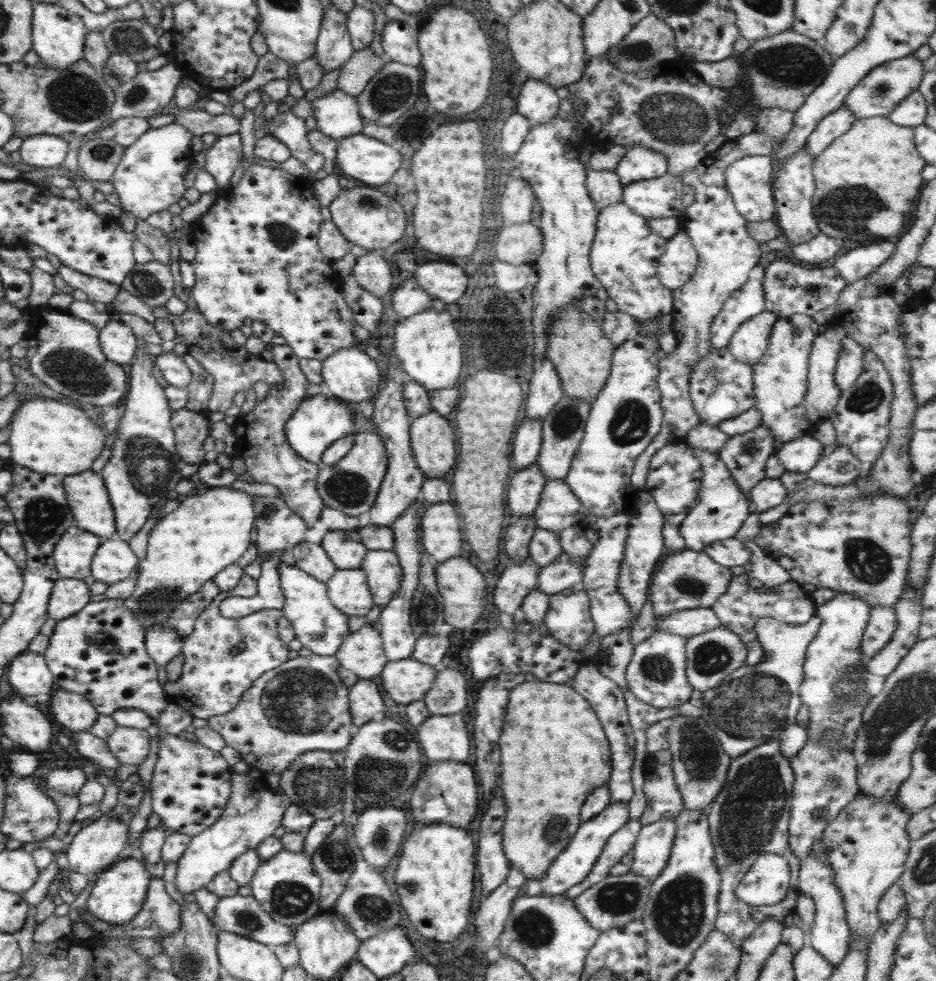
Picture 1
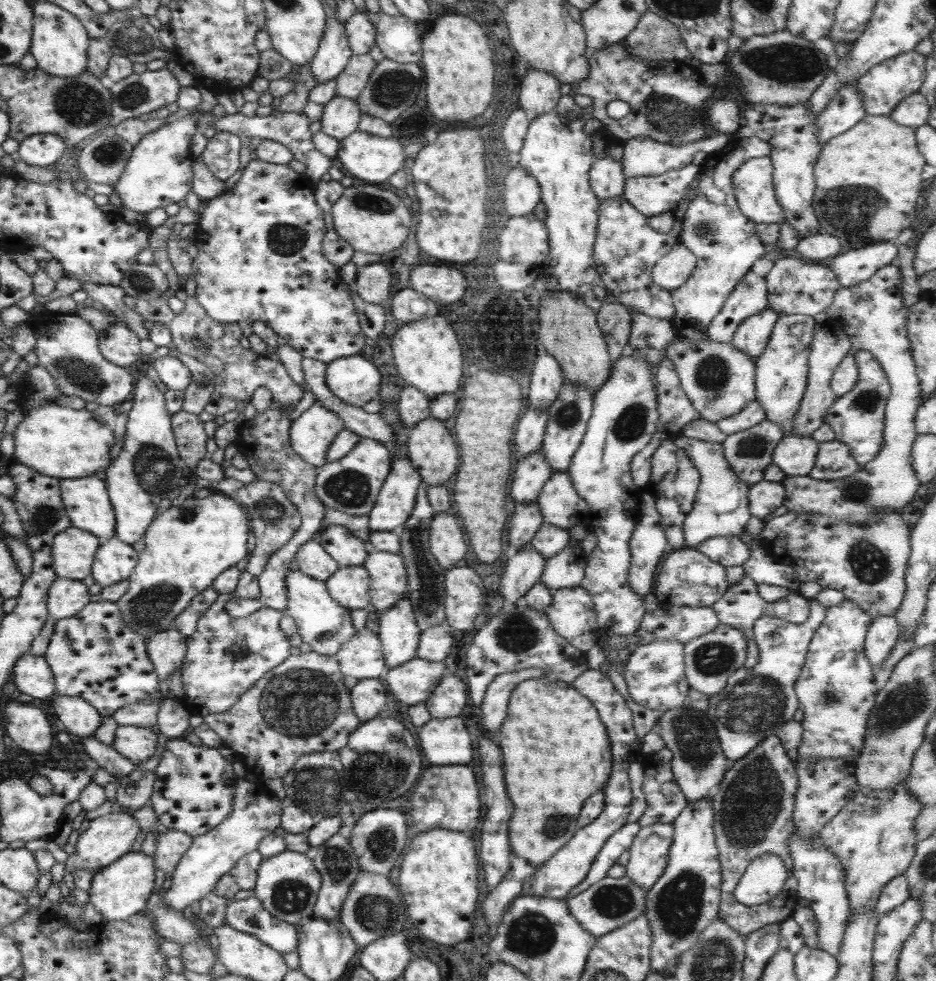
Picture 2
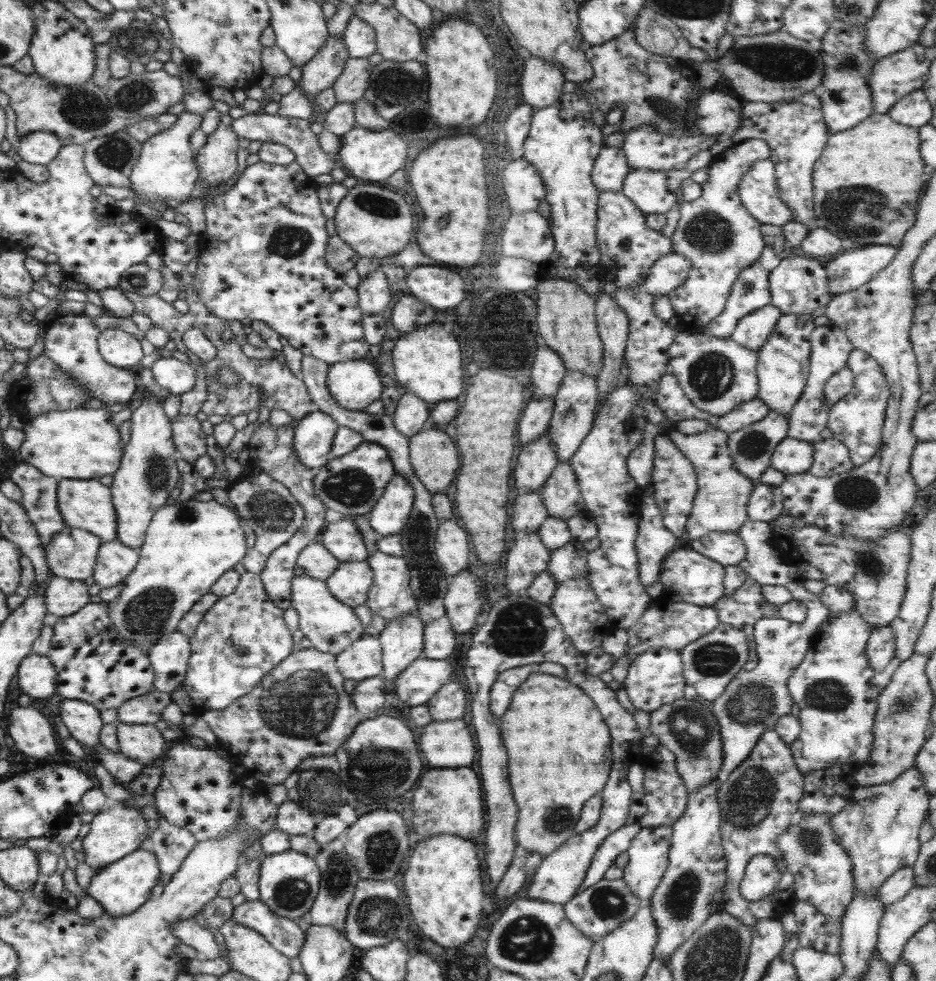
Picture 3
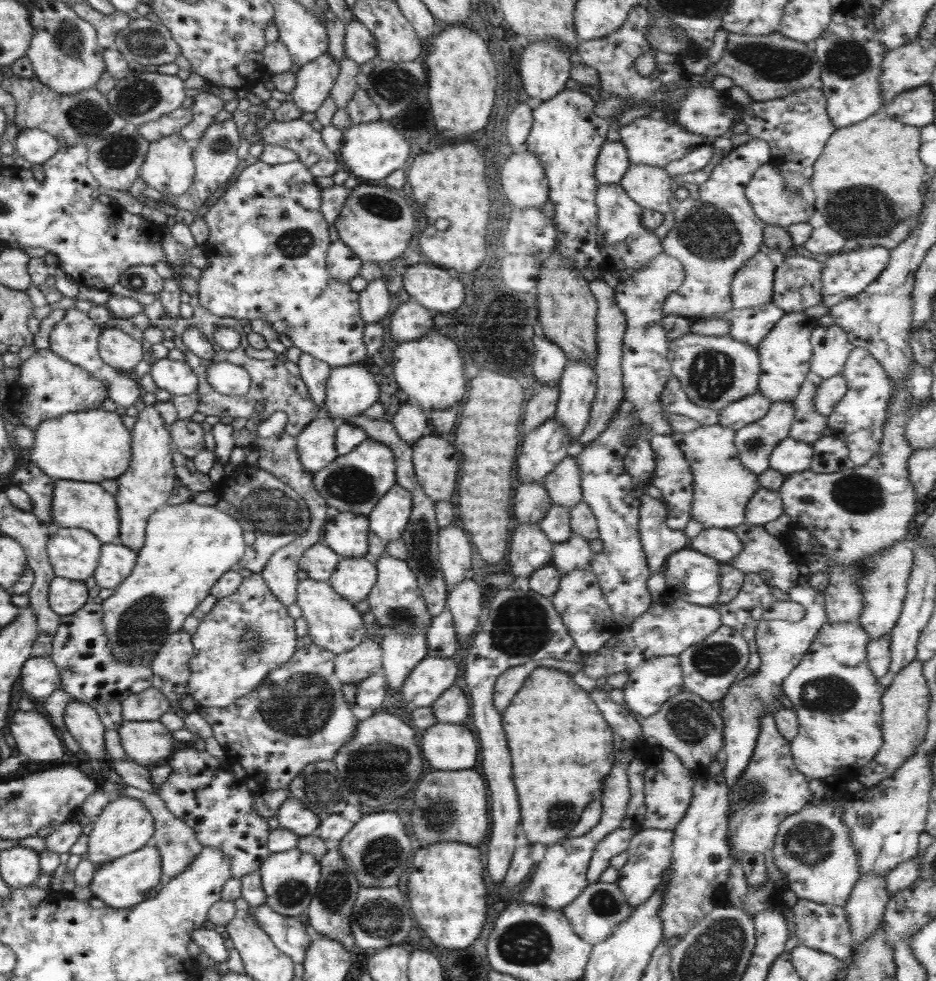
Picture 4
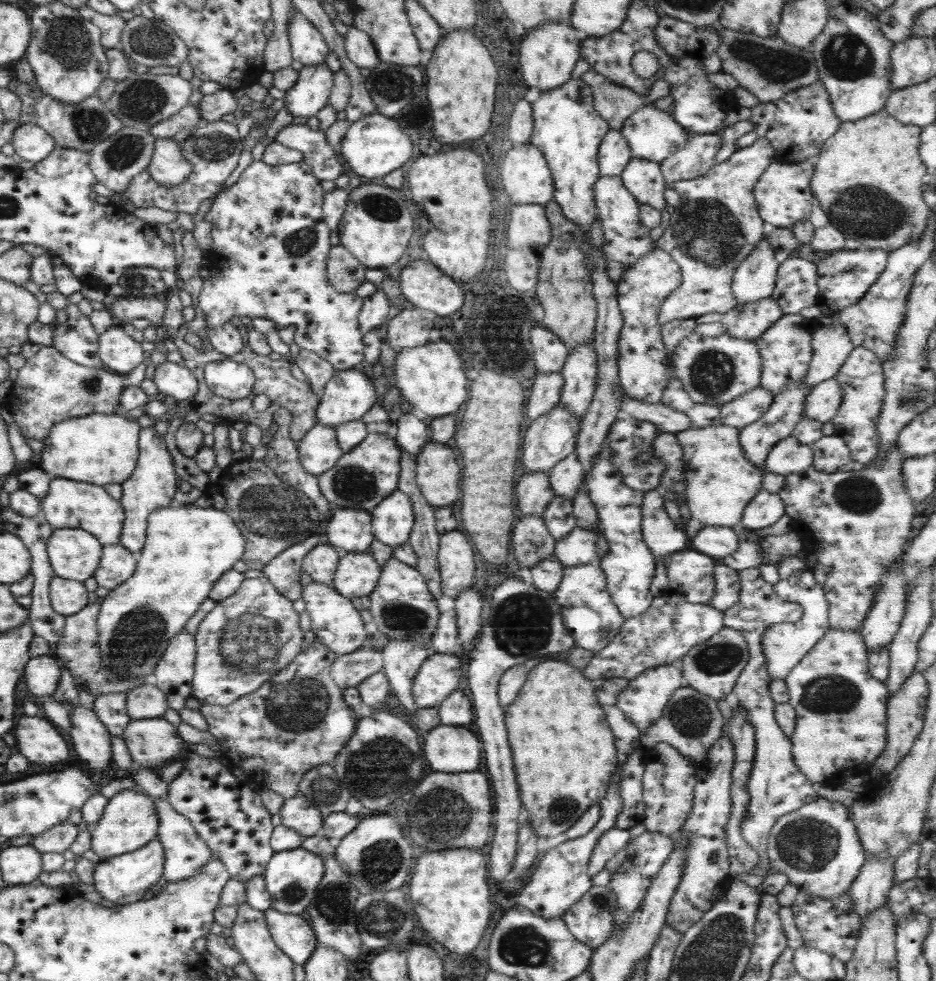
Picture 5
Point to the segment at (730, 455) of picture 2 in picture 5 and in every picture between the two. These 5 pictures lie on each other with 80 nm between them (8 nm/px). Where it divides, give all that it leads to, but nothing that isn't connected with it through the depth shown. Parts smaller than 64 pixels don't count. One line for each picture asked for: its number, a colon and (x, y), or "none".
3: (750, 447)
4: (753, 443)
5: (787, 407)

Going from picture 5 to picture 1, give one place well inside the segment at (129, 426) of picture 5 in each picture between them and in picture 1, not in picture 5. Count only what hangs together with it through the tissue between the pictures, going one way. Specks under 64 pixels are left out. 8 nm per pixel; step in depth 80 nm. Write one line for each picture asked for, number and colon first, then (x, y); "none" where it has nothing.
1: (46, 436)
2: (56, 441)
3: (78, 443)
4: (90, 446)

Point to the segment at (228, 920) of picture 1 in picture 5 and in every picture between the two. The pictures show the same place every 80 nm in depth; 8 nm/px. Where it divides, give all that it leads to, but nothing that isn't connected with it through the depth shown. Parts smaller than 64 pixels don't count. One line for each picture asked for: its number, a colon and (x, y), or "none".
2: (247, 915)
3: (284, 935)
4: (287, 933)
5: (290, 933)

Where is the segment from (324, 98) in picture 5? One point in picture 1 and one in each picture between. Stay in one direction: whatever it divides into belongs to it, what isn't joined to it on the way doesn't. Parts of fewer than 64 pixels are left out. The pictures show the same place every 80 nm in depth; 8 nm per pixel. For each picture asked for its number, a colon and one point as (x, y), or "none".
1: (332, 48)
2: (332, 55)
3: (320, 72)
4: (314, 80)

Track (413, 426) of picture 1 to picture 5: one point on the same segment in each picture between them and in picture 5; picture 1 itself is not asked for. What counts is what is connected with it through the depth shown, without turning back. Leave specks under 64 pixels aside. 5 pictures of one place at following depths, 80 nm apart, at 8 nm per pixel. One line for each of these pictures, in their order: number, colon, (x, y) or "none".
2: (430, 449)
3: (433, 458)
4: (434, 460)
5: (437, 473)

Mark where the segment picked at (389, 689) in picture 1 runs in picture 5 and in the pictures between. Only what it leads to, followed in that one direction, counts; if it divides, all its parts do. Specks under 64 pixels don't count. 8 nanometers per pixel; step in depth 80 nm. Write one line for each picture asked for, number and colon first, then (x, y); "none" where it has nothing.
2: (410, 683)
3: (415, 684)
4: (430, 676)
5: (438, 675)

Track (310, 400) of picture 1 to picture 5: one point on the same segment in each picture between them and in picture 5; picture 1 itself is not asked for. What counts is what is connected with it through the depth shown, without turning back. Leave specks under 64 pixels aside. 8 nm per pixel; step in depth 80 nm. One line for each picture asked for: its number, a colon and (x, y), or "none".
2: (310, 434)
3: (312, 436)
4: (315, 447)
5: (318, 450)

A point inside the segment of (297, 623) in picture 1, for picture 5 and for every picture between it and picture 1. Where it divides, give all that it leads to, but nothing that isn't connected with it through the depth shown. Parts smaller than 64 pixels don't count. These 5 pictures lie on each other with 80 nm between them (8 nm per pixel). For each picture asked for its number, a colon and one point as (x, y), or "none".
2: (323, 625)
3: (330, 626)
4: (332, 624)
5: (337, 625)

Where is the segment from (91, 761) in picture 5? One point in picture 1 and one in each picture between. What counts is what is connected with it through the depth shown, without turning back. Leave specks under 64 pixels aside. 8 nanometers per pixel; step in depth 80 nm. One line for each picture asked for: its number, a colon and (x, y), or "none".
1: (74, 712)
2: (79, 718)
3: (82, 720)
4: (81, 721)

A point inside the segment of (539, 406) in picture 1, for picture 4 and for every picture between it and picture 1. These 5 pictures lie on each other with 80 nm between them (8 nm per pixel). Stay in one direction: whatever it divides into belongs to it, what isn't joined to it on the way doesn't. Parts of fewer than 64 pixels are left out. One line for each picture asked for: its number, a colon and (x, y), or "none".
2: (546, 379)
3: (547, 370)
4: (549, 360)

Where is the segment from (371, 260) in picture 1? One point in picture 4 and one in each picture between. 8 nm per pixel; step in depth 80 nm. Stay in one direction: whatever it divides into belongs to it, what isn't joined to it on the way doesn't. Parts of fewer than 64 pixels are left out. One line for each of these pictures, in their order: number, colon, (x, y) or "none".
2: (371, 283)
3: (373, 295)
4: (373, 301)

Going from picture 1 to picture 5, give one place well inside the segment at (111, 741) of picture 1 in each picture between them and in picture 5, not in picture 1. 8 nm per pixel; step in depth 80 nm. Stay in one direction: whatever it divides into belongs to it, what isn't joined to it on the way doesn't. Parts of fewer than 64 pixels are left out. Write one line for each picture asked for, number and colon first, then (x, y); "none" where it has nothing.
2: (137, 744)
3: (139, 742)
4: (148, 743)
5: (151, 743)

